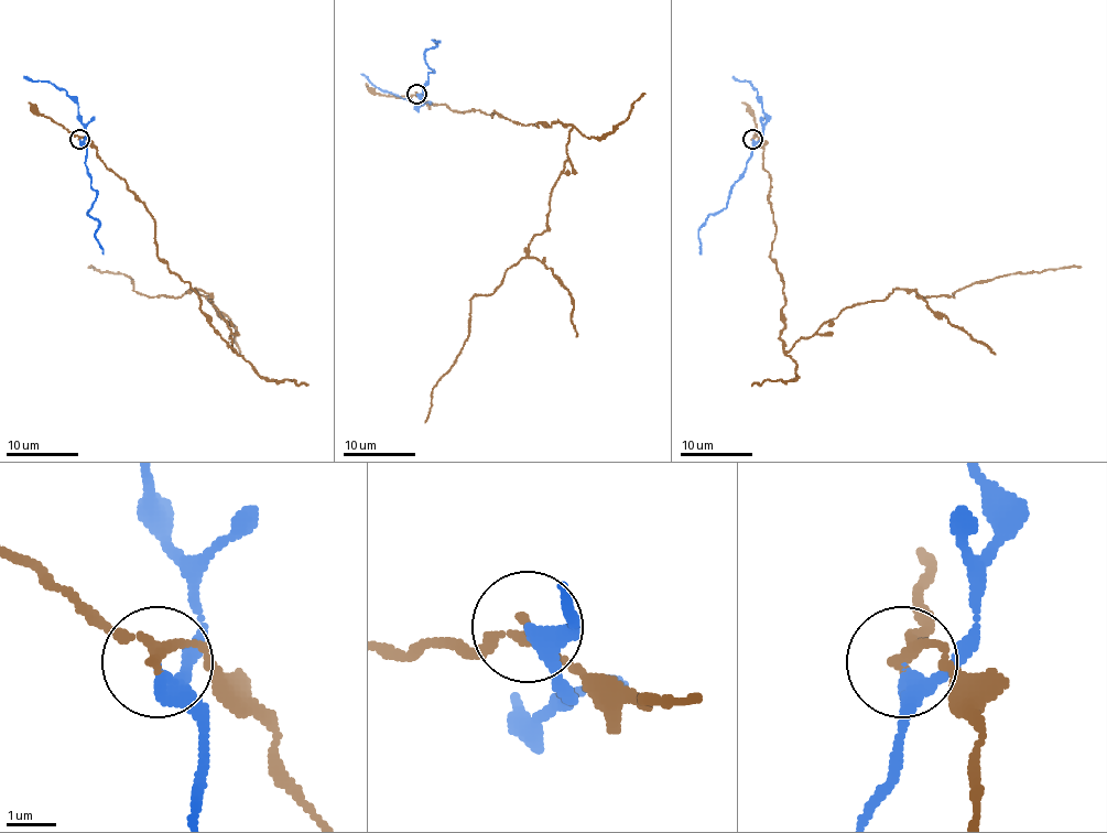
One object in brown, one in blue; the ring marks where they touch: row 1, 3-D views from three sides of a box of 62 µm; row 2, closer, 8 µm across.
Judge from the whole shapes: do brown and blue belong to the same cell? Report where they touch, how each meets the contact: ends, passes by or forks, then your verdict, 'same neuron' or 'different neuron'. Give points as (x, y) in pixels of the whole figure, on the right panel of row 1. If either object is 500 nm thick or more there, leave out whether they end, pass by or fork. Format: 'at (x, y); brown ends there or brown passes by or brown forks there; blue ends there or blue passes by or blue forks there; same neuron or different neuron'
at (752, 139); brown passes by; blue passes by; different neuron

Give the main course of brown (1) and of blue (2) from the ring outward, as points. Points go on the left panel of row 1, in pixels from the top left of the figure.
1: (79, 140), (142, 203), (156, 256), (235, 352), (207, 293), (141, 295), (130, 277), (88, 266)
2: (79, 140), (86, 154), (86, 174), (96, 192), (88, 214), (99, 223), (96, 231), (102, 253)

